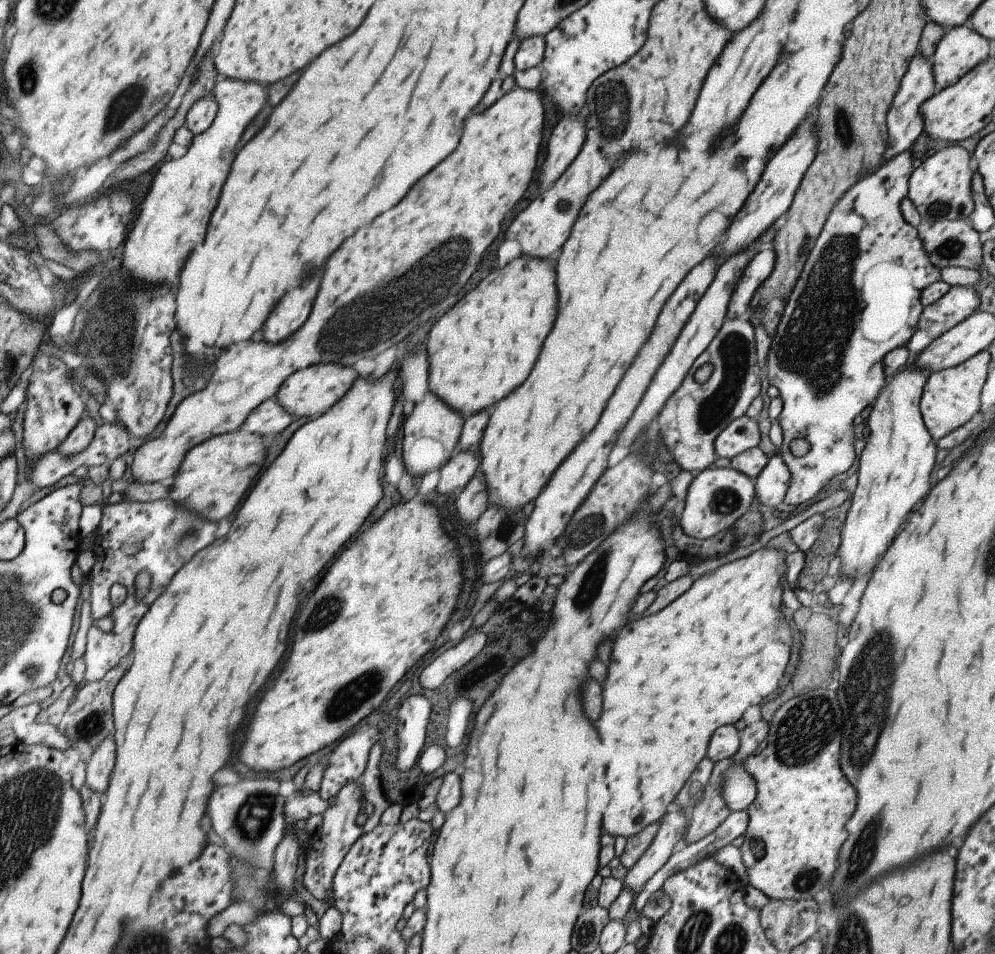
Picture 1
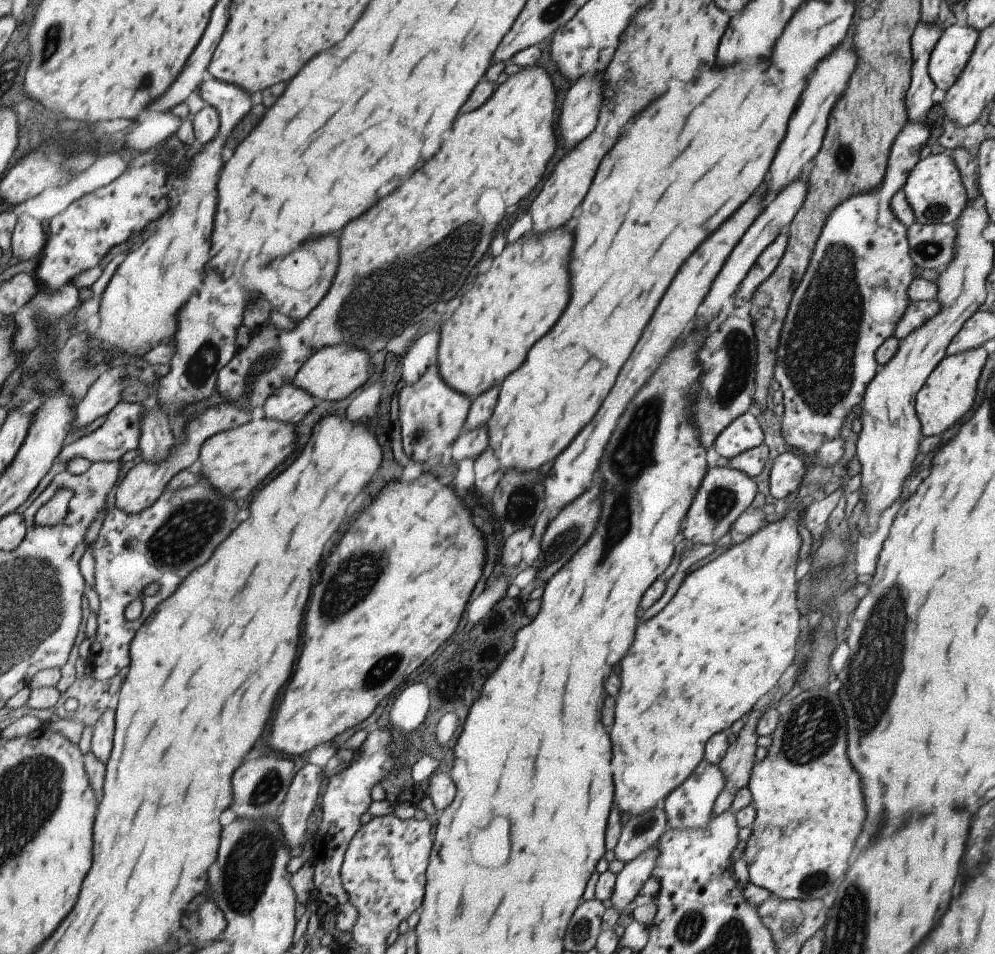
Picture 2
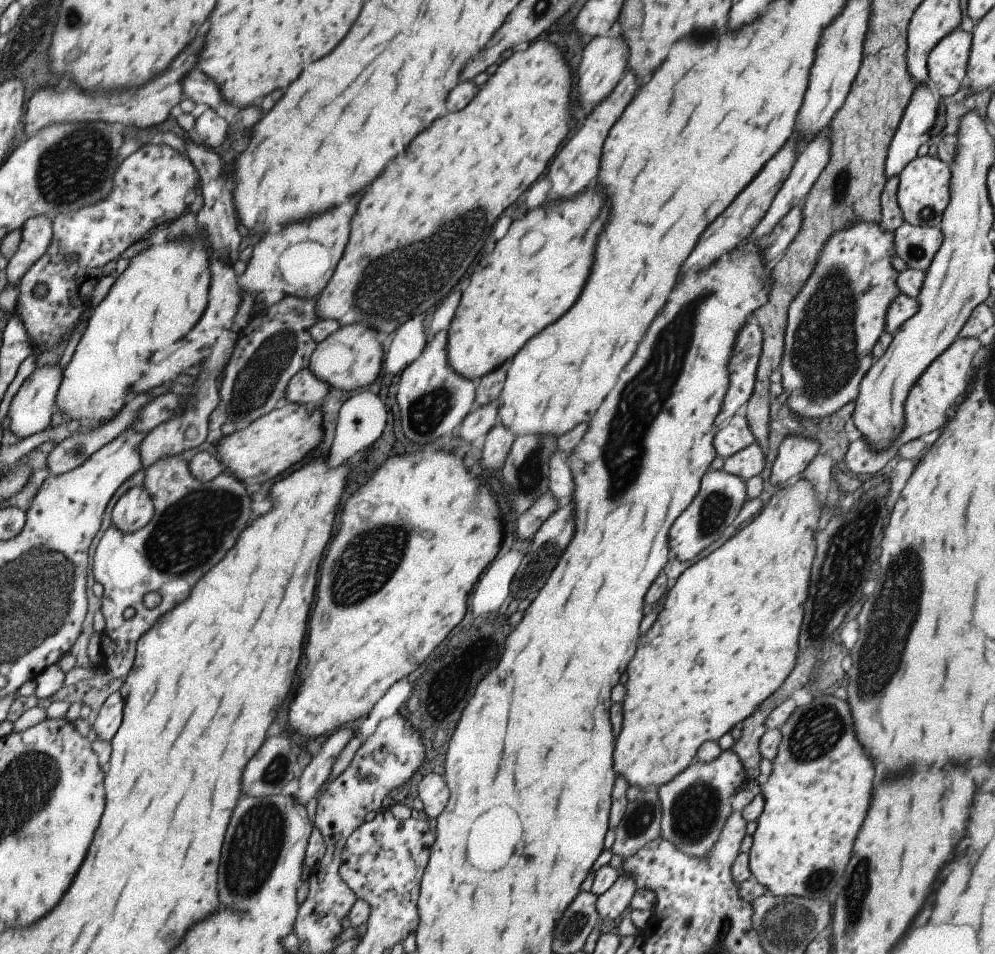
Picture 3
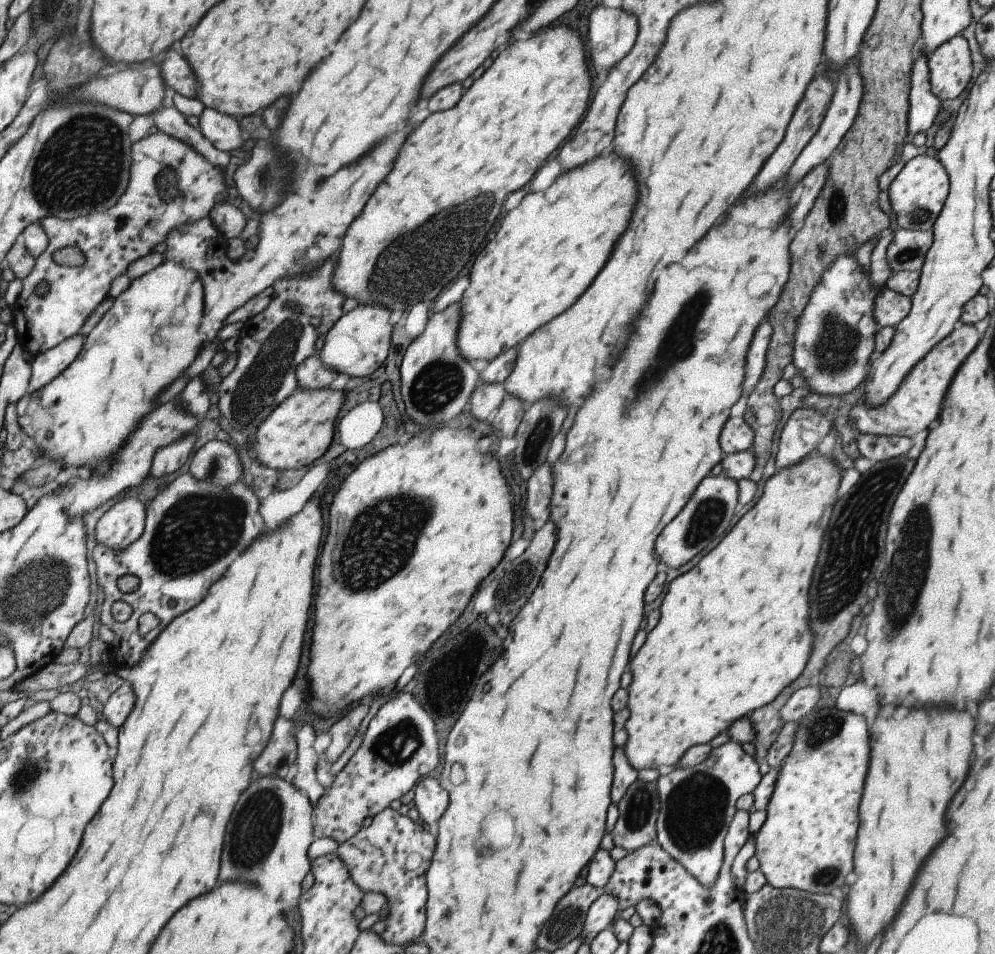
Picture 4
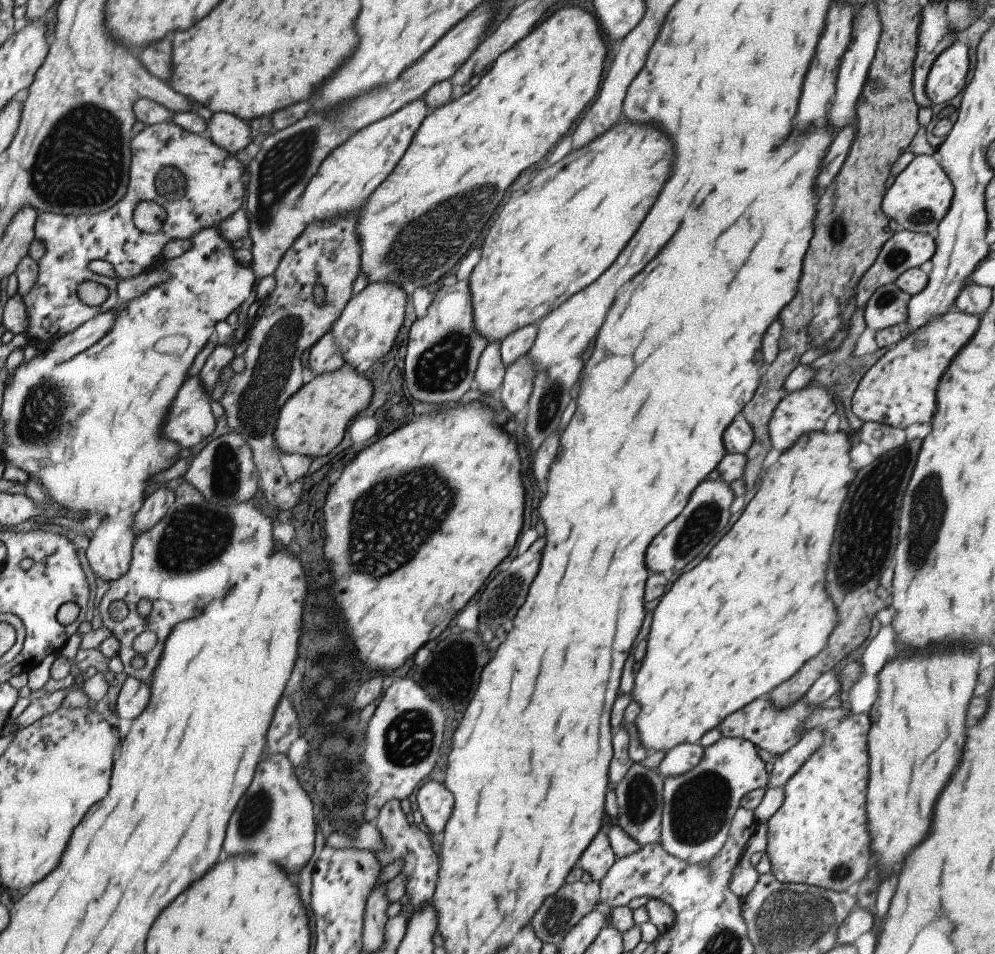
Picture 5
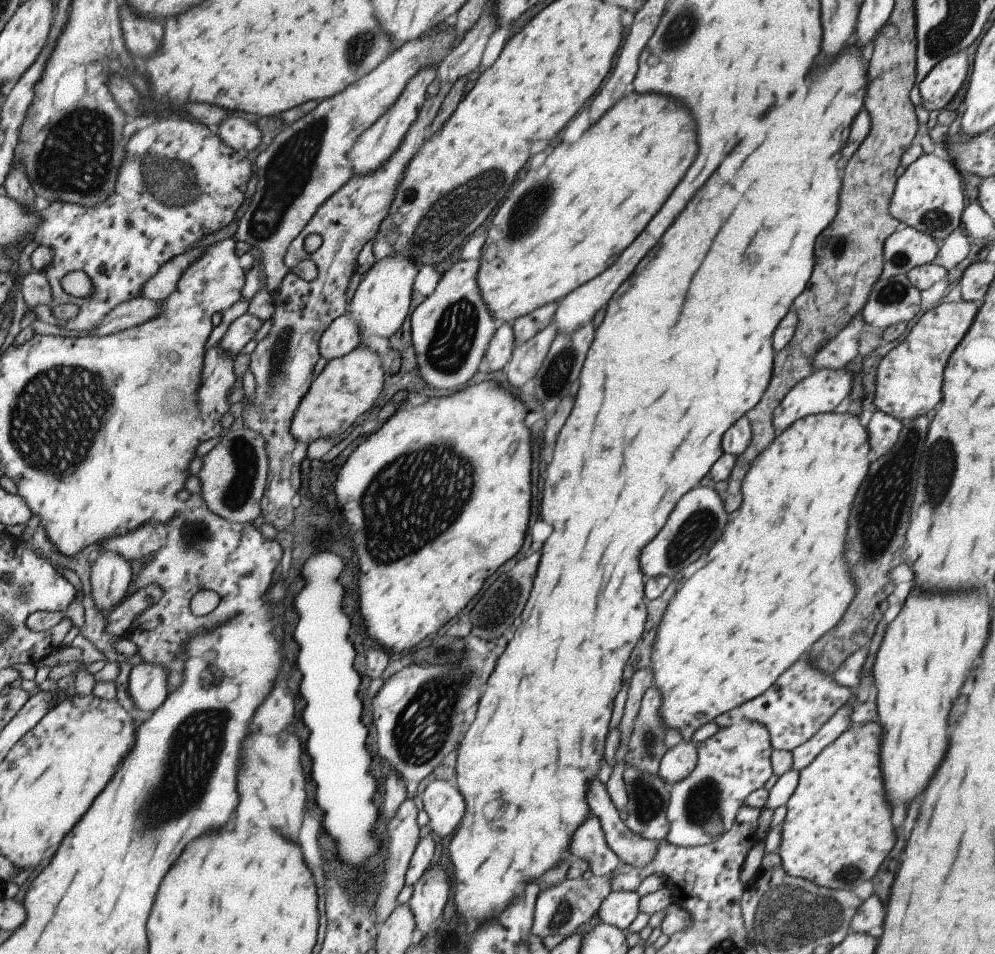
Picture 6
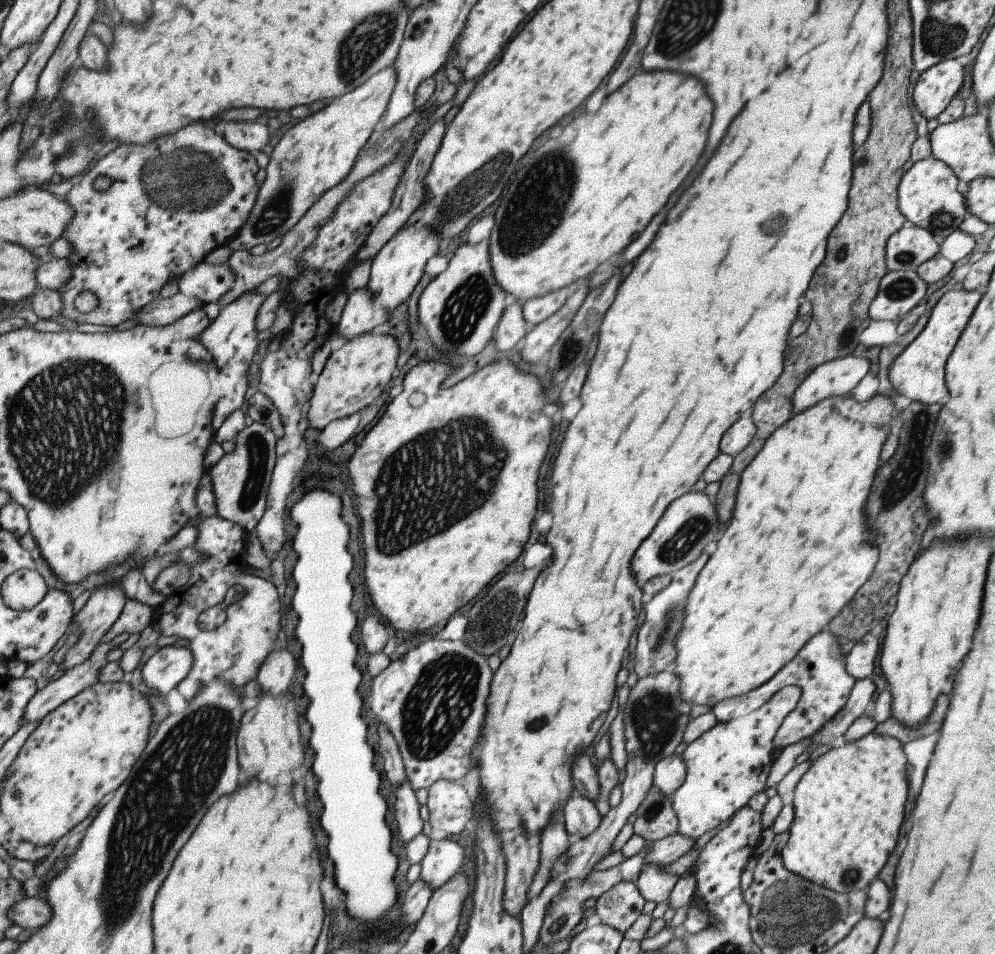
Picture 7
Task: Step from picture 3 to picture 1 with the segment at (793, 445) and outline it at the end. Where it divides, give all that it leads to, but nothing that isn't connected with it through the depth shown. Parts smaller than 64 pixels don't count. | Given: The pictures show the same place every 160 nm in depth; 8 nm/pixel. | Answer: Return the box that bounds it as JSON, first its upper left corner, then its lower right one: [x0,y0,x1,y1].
[753,453,790,507]

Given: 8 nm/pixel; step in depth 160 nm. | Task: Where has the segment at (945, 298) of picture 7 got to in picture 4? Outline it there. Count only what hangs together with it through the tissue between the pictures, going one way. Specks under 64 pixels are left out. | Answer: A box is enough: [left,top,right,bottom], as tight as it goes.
[848,324,979,438]

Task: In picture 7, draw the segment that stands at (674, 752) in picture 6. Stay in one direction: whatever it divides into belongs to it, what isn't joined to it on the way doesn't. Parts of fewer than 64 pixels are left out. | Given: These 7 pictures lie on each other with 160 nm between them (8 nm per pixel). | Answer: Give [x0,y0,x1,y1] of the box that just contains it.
[652,752,686,796]

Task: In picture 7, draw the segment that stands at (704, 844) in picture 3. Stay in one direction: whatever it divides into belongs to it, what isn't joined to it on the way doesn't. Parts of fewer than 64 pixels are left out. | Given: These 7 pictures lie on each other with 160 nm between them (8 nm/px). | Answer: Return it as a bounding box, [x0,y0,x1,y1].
[669,685,800,840]

